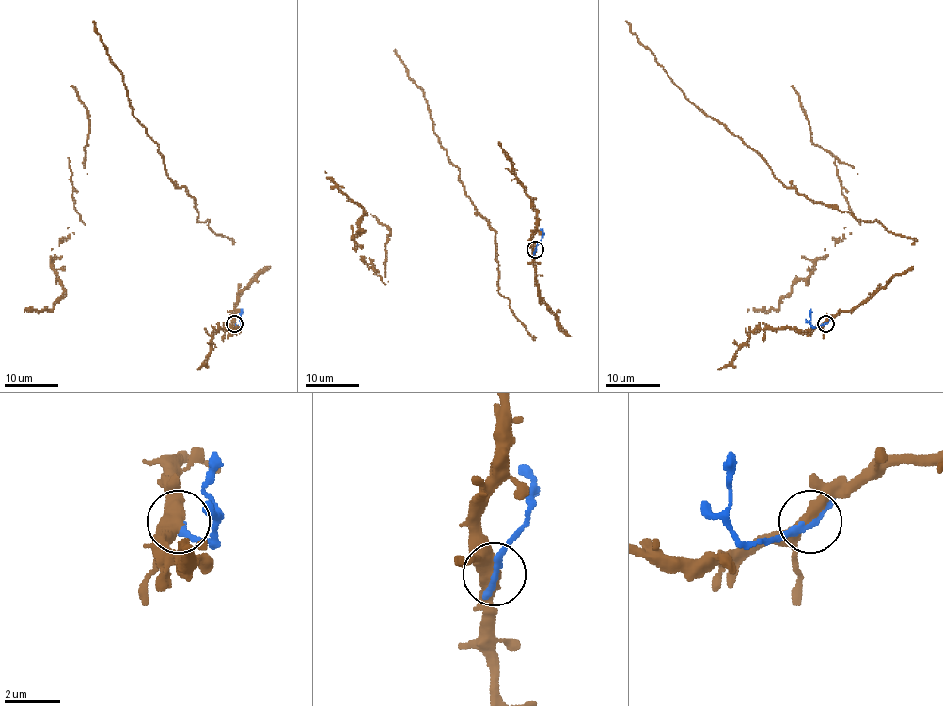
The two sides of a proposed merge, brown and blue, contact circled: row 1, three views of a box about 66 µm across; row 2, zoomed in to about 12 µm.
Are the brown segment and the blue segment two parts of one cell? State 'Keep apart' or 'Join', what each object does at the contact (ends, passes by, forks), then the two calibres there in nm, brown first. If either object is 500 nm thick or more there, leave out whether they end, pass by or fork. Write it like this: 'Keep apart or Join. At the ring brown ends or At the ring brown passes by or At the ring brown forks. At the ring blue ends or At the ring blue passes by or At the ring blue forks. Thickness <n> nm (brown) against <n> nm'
Keep apart. Thickness 500 nm (brown) against 200 nm

